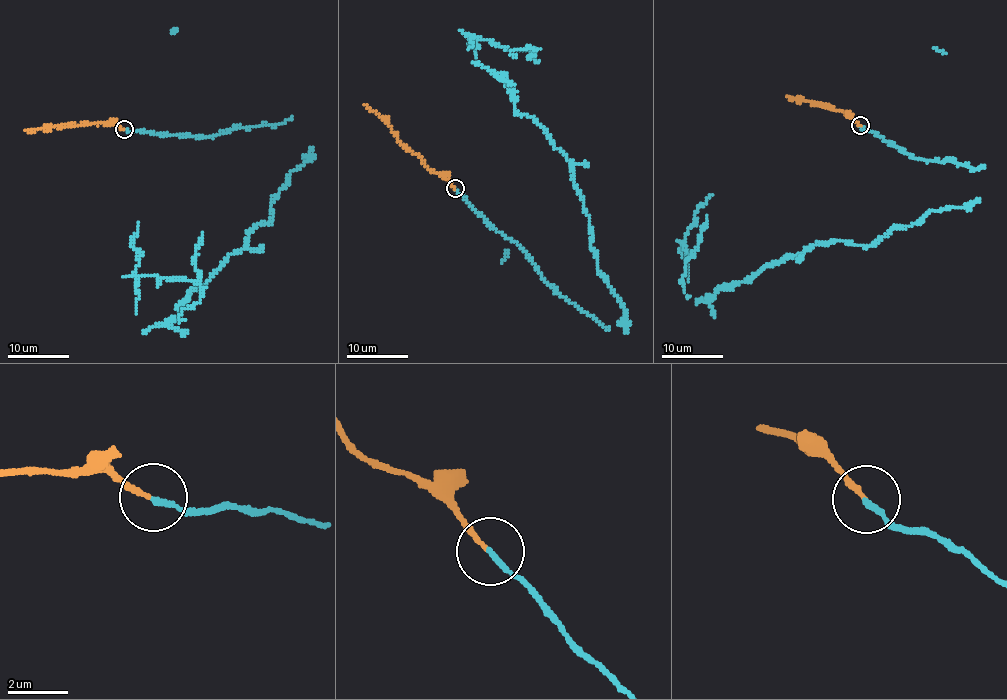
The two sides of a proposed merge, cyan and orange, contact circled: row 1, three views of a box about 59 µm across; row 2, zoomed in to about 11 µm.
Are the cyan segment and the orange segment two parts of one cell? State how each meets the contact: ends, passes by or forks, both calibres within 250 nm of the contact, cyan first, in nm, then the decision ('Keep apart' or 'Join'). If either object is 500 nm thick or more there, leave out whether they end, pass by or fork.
At the ring cyan ends. At the ring orange ends. Thickness 180 nm (cyan) against 150 nm. Keep apart

